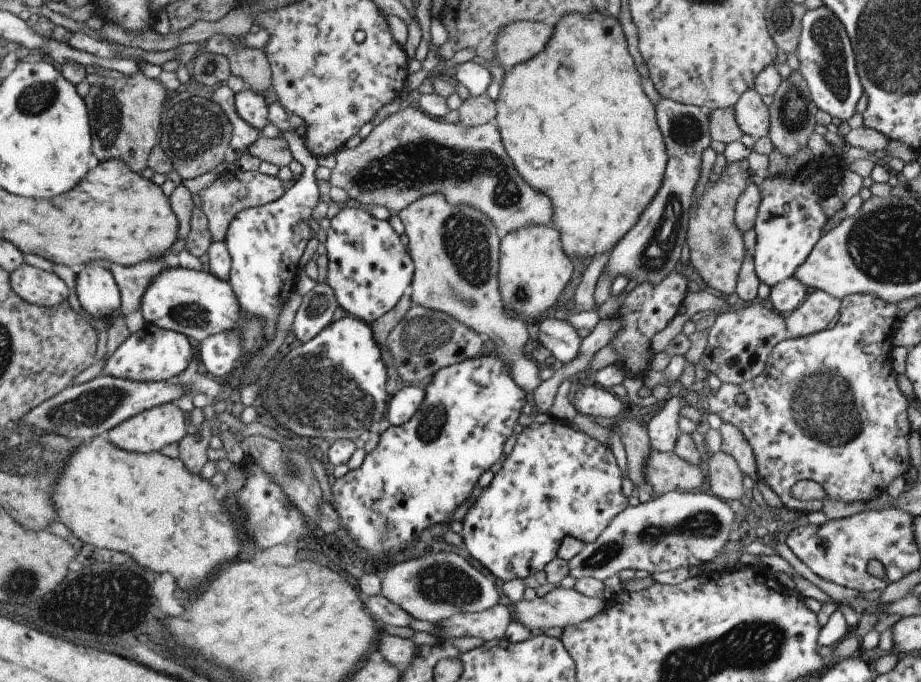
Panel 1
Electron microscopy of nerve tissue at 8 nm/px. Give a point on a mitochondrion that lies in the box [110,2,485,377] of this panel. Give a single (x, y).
(195, 128)

